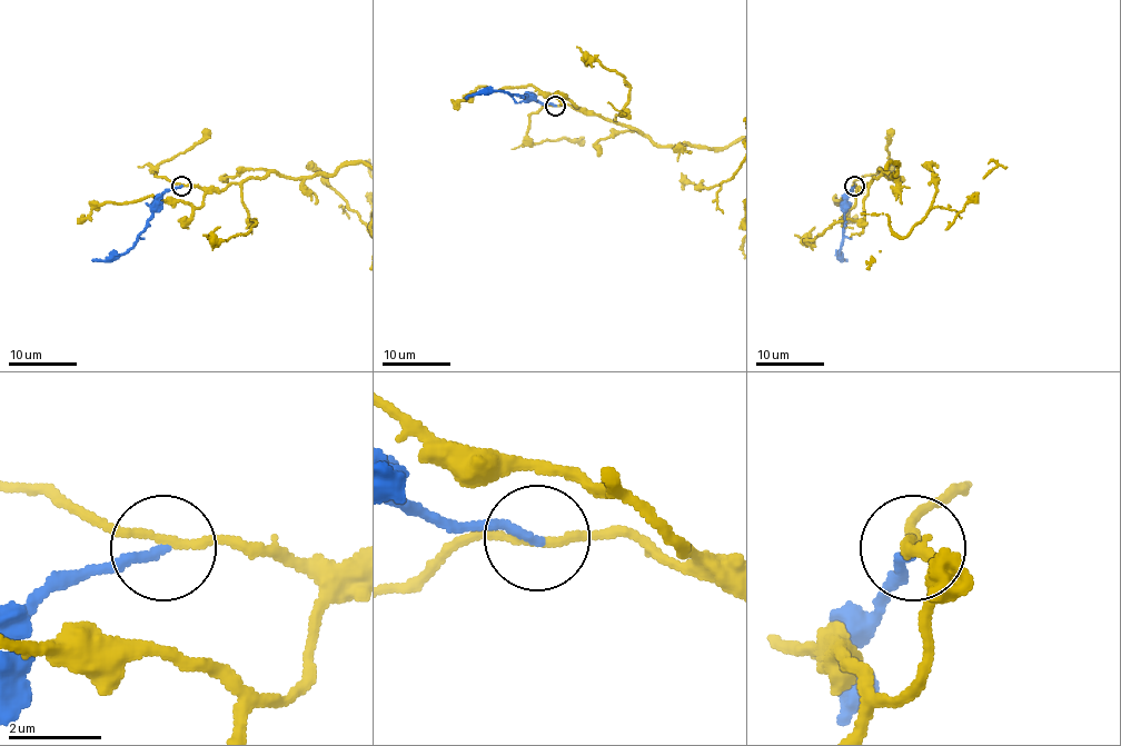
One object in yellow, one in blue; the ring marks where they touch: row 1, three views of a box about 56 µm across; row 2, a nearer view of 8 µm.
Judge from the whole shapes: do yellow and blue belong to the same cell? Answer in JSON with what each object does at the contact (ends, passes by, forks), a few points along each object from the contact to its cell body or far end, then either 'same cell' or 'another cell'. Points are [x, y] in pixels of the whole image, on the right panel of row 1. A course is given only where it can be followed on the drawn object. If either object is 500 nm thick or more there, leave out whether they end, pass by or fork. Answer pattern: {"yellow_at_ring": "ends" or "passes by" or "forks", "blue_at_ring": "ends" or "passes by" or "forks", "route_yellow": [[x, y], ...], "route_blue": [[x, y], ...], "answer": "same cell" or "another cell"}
{"yellow_at_ring": "passes by", "blue_at_ring": "ends", "route_blue": [[853, 186], [846, 197], [840, 248], [840, 256], [846, 259]], "answer": "another cell"}

